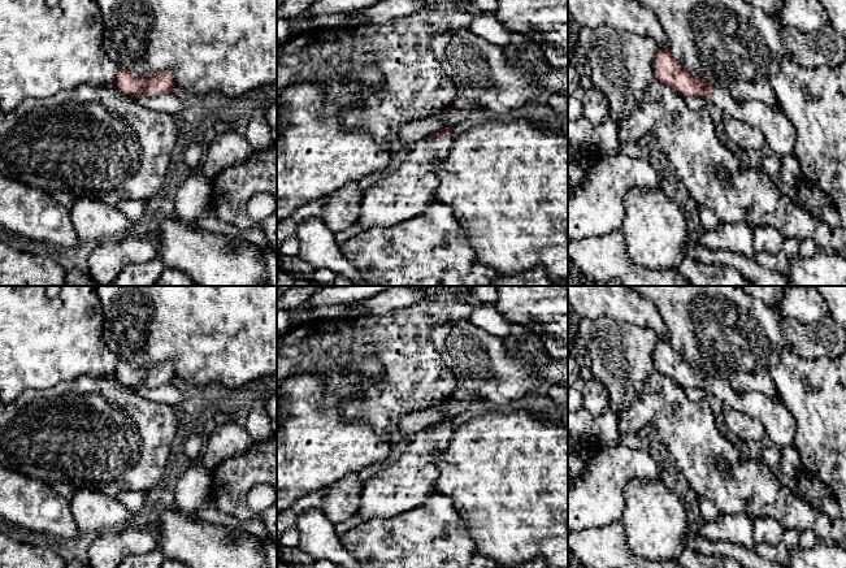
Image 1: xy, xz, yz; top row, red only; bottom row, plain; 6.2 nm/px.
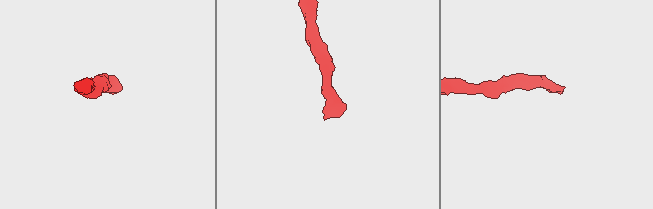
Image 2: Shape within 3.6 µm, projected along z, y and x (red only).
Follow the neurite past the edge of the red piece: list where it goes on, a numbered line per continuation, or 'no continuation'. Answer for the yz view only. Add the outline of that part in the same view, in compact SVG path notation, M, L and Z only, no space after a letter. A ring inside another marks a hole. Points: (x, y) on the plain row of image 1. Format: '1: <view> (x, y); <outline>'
1: yz (779, 423); M719 377L712 378L710 393L724 406L745 412L762 422L775 447L793 446L797 432L795 420L778 396L769 398L759 391L739 394Z

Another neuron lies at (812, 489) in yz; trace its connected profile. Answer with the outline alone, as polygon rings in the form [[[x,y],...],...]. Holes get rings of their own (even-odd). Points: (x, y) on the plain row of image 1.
[[[801,469],[797,474],[797,485],[799,494],[804,497],[807,500],[814,503],[824,502],[827,498],[832,495],[829,487],[827,487],[819,478],[810,474],[807,471]]]

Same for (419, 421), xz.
[[[454,399],[443,406],[434,406],[405,416],[399,424],[399,429],[405,437],[404,442],[408,442],[415,433],[429,430],[444,419],[455,419],[469,408],[469,400],[460,402]]]

